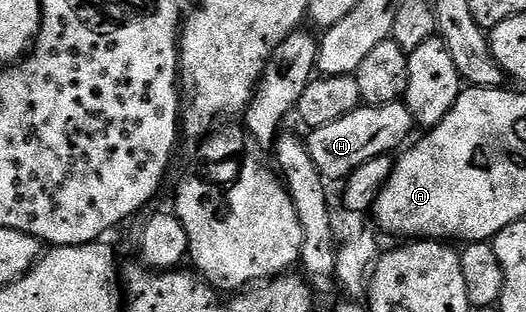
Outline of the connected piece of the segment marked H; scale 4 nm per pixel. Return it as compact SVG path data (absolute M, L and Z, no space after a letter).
M401 101L386 105L362 104L355 111L343 115L343 119L335 119L335 123L327 123L327 127L312 130L307 144L311 159L315 167L319 167L322 177L341 183L351 175L351 171L355 171L355 167L363 167L367 159L375 159L384 153L392 154L393 149L400 150L412 129L415 129L413 116Z

